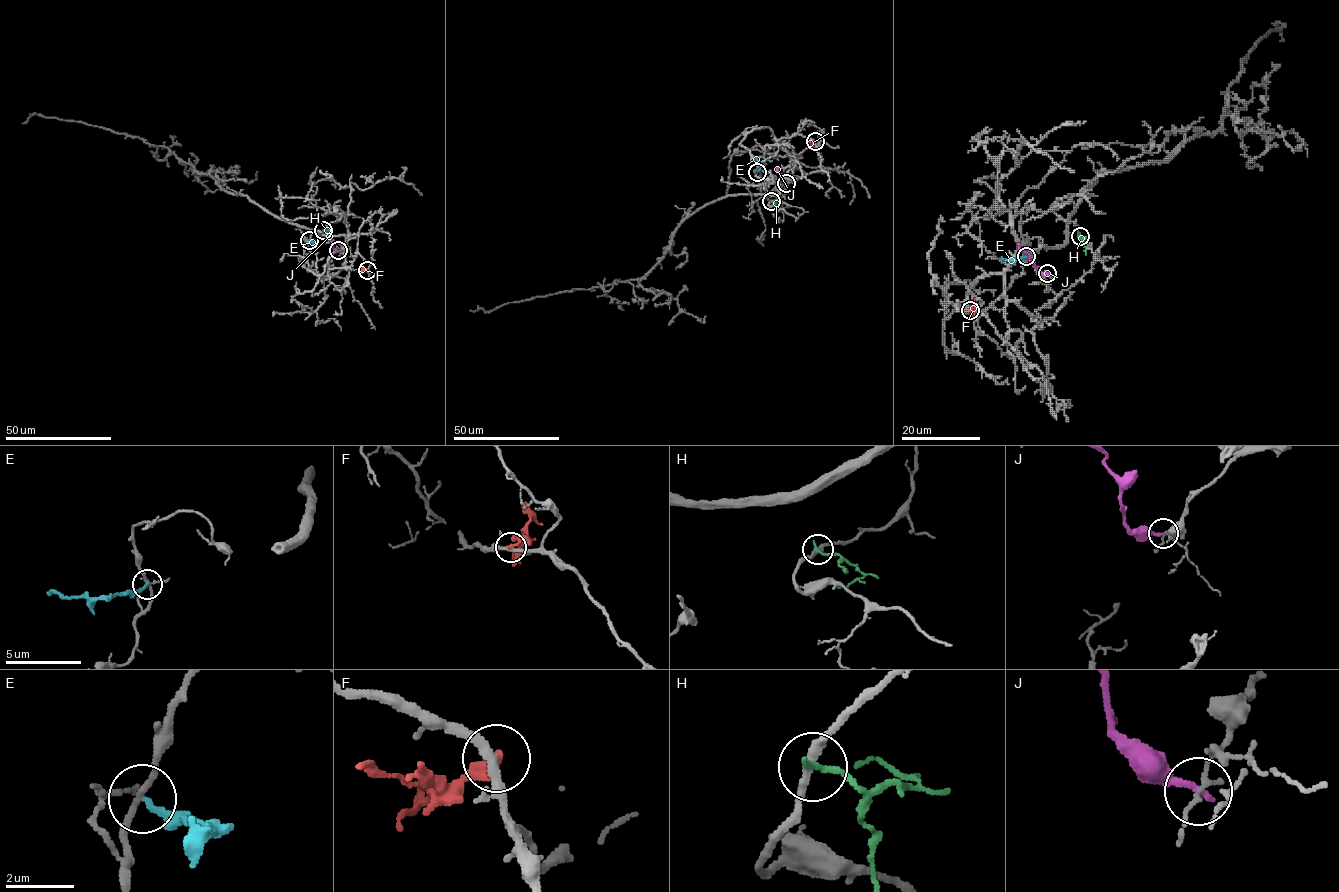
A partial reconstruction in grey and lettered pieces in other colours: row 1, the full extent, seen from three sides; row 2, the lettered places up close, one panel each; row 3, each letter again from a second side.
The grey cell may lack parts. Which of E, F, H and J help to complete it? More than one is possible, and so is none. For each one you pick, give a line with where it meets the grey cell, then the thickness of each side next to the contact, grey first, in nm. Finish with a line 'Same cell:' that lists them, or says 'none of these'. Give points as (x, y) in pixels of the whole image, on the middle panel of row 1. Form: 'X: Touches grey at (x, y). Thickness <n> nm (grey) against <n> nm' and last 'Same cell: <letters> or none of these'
Same cell: none of these

